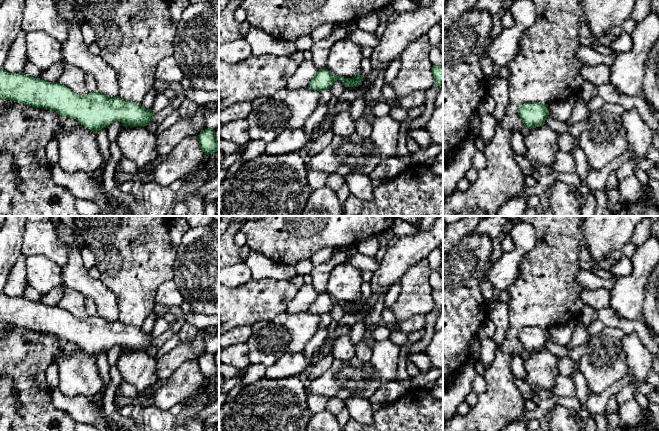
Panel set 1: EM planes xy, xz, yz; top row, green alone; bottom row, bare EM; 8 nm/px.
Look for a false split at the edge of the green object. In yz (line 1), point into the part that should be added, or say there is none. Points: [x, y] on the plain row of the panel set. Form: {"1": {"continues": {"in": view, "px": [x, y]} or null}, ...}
{"1": {"continues": null}}

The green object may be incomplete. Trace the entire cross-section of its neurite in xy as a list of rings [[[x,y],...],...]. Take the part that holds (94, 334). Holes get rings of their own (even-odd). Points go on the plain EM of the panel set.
[[[5,293],[0,294],[0,323],[56,335],[64,342],[76,343],[96,358],[115,345],[121,346],[123,350],[147,350],[153,345],[155,339],[152,333],[143,332],[141,327],[126,325],[119,320],[109,322],[99,315],[79,319],[58,306],[46,306],[40,302],[30,301],[23,296],[9,297]]]

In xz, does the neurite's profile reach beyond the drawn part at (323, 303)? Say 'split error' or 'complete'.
complete

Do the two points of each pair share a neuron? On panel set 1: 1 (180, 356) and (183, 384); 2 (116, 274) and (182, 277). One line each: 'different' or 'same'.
1: different
2: different

